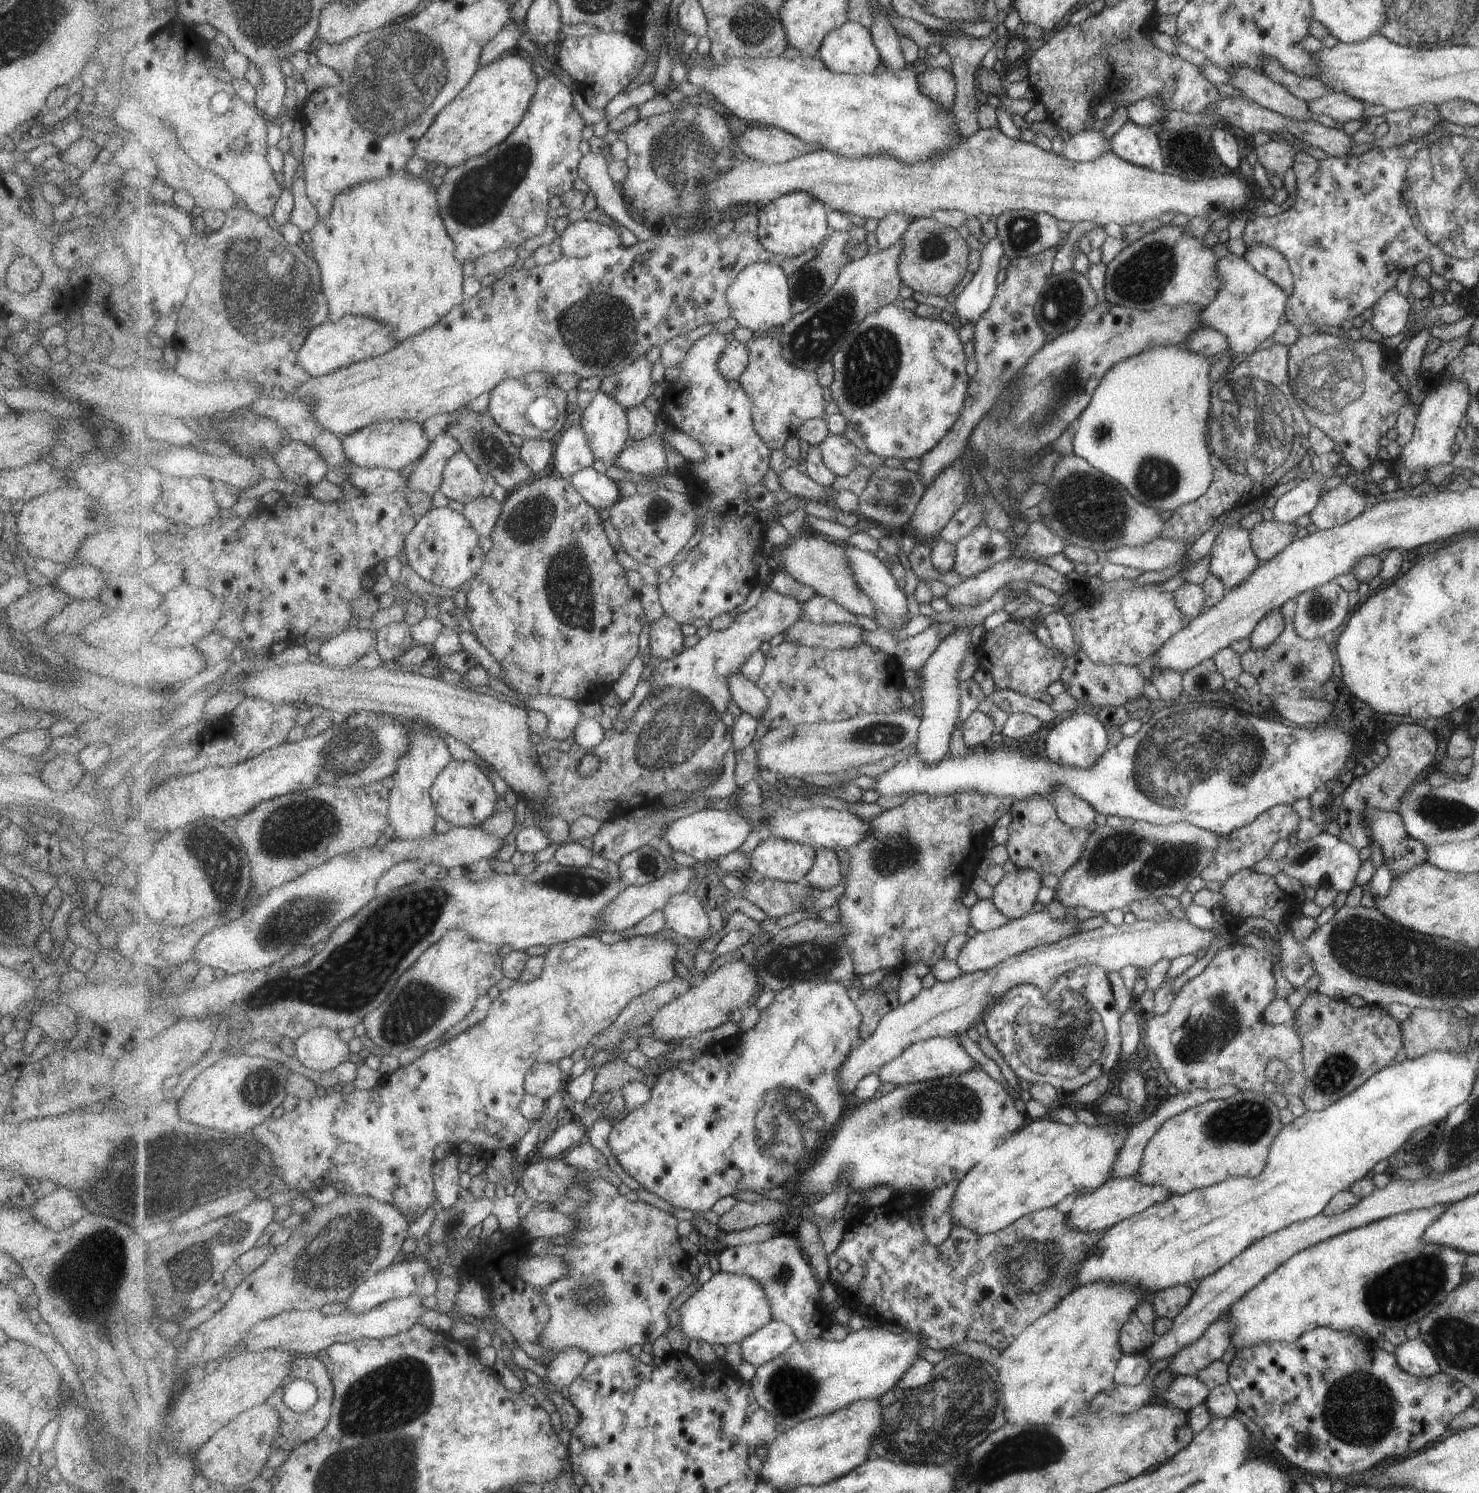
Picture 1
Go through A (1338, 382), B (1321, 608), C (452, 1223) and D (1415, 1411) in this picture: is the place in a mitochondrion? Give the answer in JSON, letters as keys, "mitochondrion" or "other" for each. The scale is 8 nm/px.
{"A":"mitochondrion","B":"mitochondrion","C":"mitochondrion","D":"other"}

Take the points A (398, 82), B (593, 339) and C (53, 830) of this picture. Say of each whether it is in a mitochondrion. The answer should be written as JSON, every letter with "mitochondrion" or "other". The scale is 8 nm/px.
{"A":"mitochondrion","B":"mitochondrion","C":"other"}

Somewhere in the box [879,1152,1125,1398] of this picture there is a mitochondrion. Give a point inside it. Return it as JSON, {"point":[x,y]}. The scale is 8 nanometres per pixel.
{"point":[1038,1265]}

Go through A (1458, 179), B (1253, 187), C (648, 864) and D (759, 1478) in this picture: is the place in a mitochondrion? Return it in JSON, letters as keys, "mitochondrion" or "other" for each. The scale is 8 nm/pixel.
{"A":"mitochondrion","B":"other","C":"mitochondrion","D":"other"}

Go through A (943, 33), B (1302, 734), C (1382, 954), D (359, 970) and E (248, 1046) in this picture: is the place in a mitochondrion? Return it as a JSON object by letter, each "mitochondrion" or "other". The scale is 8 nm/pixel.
{"A":"other","B":"other","C":"mitochondrion","D":"mitochondrion","E":"other"}

